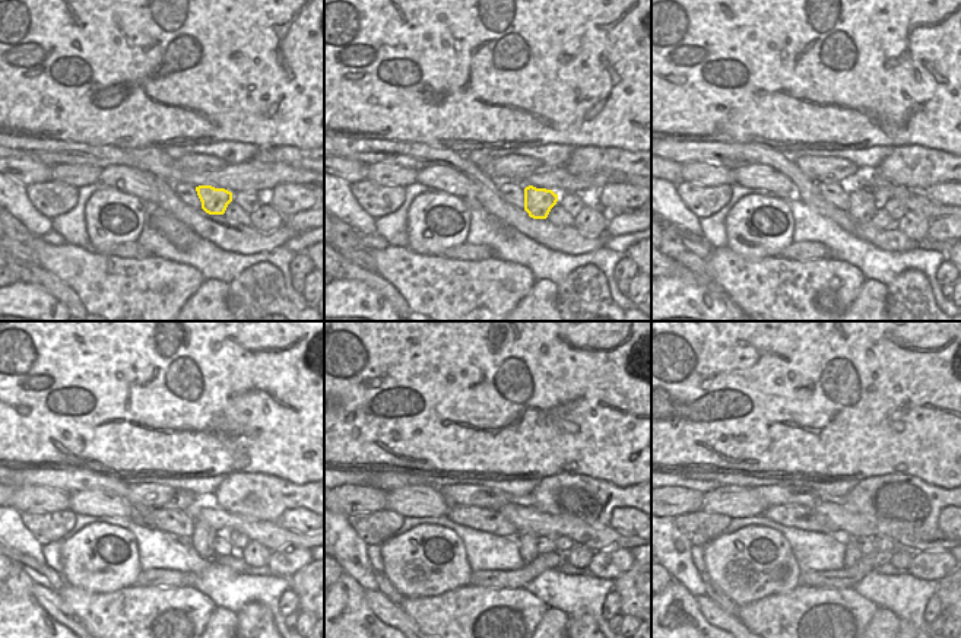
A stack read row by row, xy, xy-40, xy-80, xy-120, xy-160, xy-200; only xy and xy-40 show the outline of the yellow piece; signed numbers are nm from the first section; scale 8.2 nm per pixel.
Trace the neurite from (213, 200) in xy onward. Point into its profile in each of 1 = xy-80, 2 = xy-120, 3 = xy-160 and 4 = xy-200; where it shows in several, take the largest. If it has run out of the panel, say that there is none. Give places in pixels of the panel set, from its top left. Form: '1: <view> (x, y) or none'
1: xy-80 (863, 203)
2: xy-120 (202, 540)
3: xy-160 (527, 549)
4: xy-200 (853, 555)

